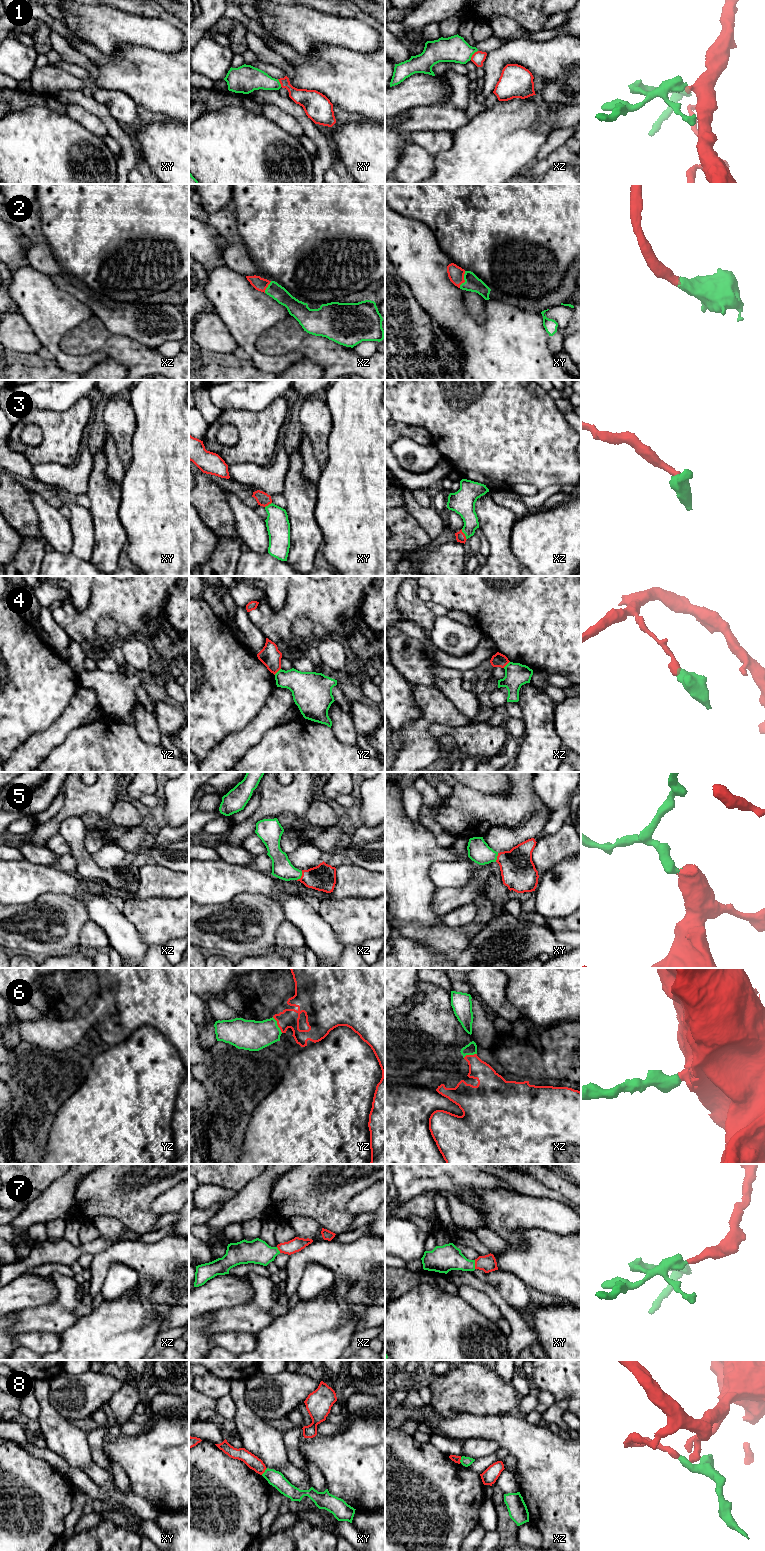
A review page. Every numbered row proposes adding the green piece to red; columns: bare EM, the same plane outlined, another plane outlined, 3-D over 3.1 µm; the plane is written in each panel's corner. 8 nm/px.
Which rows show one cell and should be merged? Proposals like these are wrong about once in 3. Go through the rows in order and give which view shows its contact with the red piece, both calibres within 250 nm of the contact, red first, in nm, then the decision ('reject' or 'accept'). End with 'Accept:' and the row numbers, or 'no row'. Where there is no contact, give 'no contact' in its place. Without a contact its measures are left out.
1: xz | 100/200 nm | reject
2: xy | 130/130 nm | accept
3: xz | 80/190 nm | accept
4: yz | 170/220 nm | reject
5: xz | 200/160 nm | accept
6: yz | 160/240 nm | accept
7: xy | 140/220 nm | accept
8: xy | 110/130 nm | accept
Accept: 2, 3, 5, 6, 7, 8

